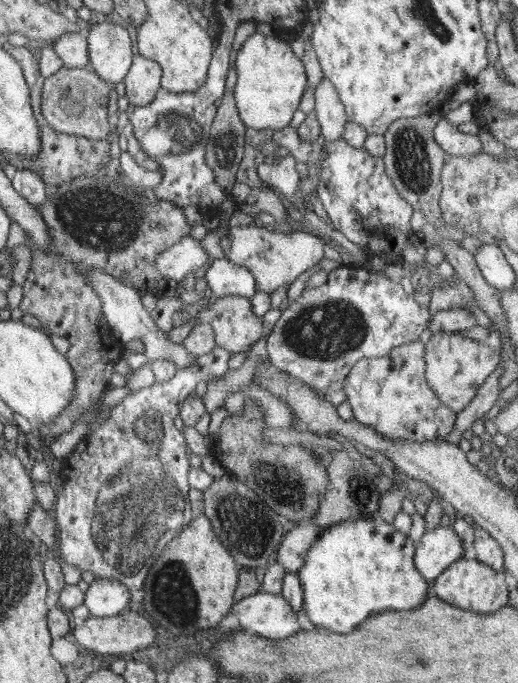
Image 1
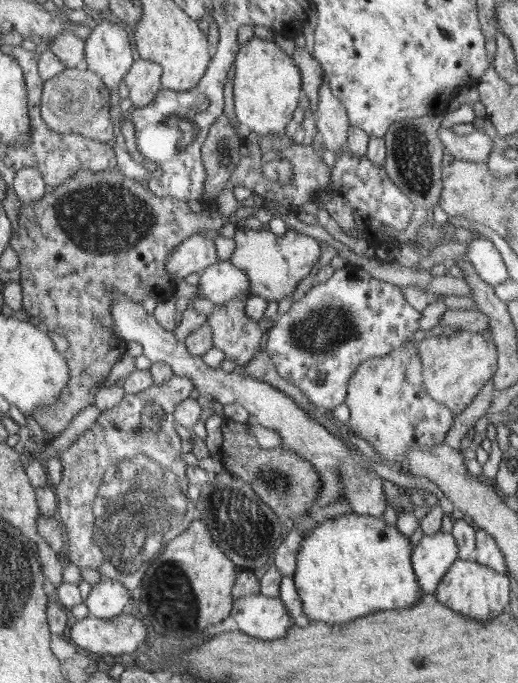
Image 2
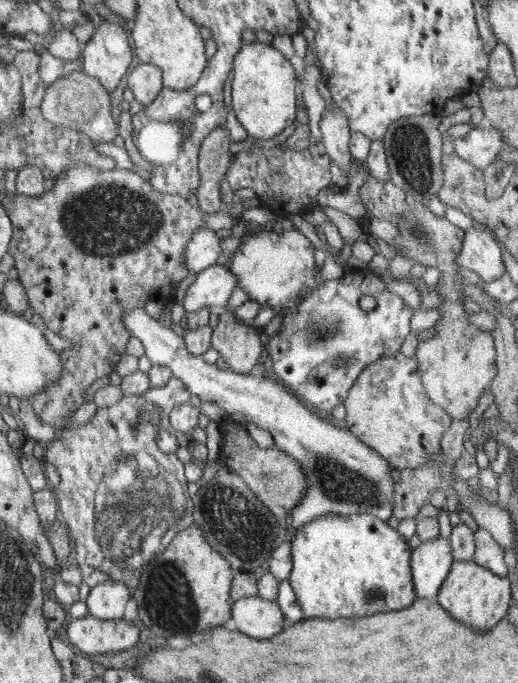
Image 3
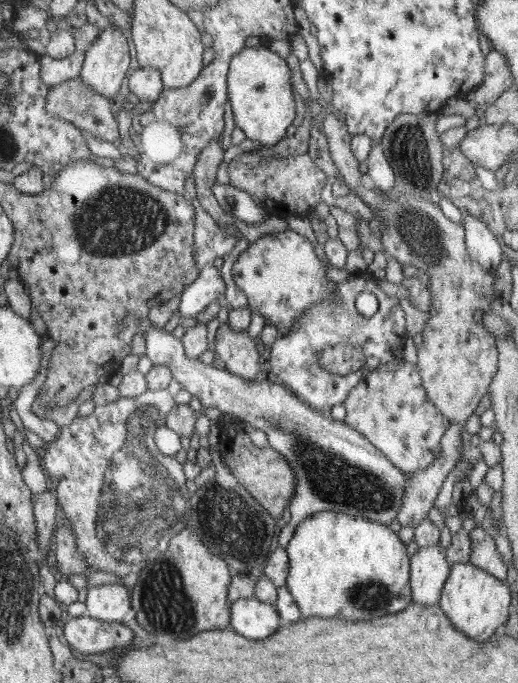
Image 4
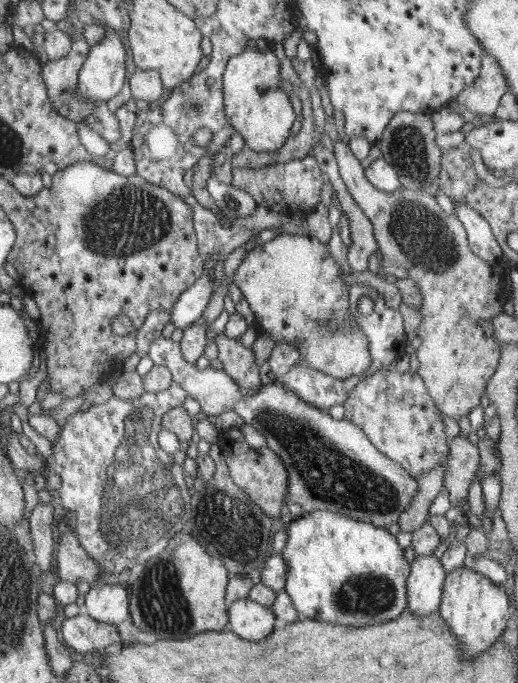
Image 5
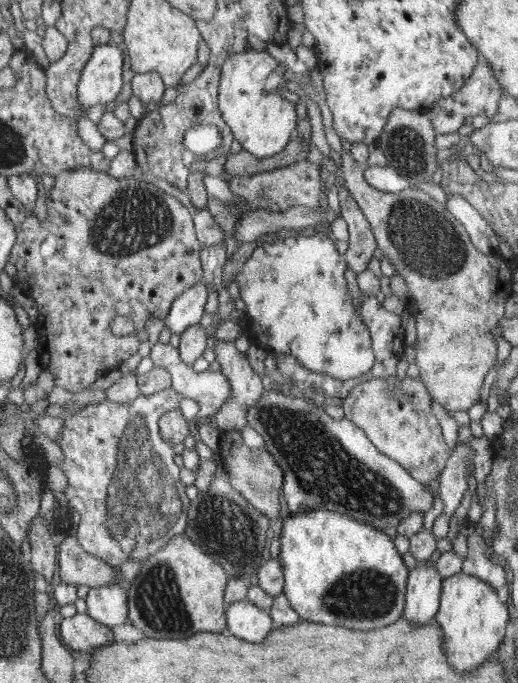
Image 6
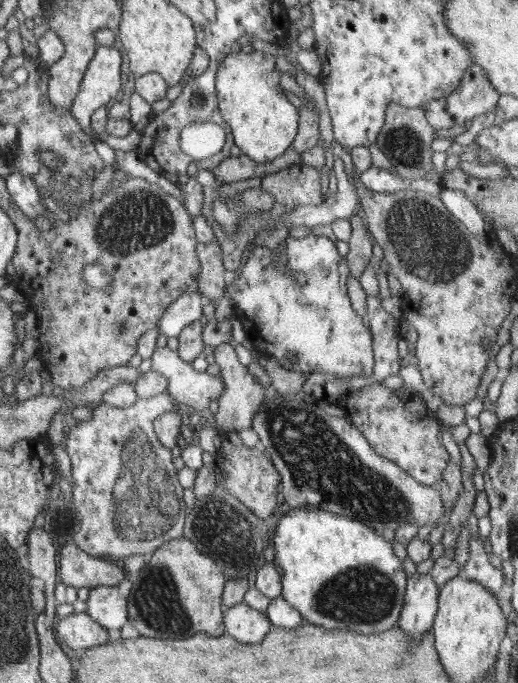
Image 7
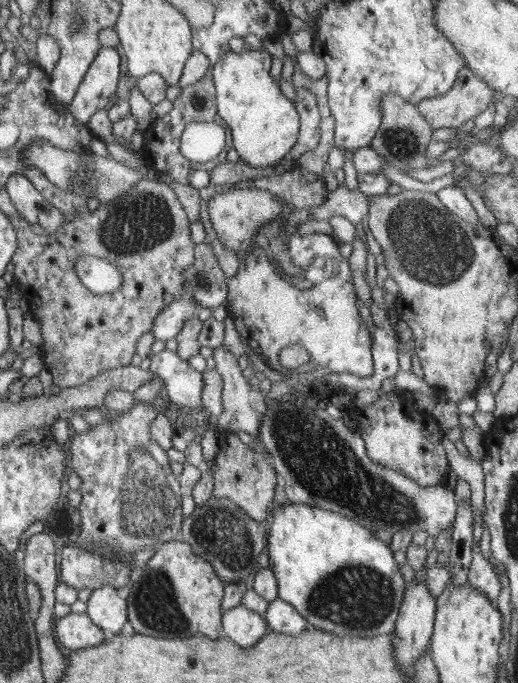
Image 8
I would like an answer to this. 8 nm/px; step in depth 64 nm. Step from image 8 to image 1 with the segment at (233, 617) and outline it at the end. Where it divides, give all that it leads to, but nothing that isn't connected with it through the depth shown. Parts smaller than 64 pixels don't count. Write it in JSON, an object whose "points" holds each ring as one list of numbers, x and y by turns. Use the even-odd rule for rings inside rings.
{"points":[[261,590,238,601,234,606,241,631,271,639,283,639,300,630,293,606,281,594]]}

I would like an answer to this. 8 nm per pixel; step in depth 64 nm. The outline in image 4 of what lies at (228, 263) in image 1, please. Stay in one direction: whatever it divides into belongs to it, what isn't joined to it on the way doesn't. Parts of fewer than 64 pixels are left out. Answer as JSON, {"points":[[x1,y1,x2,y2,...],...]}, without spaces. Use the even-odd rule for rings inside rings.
{"points":[[213,264,202,267,200,276,181,293,181,301,177,308,181,314,180,324,192,324,196,316,214,302,218,302,221,307,224,305,231,311,232,307,225,300,224,292,226,292,226,282,222,278,220,269]]}

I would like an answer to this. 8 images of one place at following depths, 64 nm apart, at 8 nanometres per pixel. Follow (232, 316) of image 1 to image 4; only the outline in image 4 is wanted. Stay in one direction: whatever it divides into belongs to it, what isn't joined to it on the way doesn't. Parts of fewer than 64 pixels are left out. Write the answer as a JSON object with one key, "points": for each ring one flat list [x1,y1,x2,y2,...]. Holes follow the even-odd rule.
{"points":[[227,321,218,328,214,344,217,356,232,374,249,381,260,378,260,350,256,339,251,338,246,329,236,332]]}

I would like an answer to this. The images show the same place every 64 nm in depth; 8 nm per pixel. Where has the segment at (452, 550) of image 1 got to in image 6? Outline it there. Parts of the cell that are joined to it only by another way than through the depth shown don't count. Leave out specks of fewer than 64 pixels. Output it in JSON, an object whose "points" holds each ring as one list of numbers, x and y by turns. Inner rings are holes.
{"points":[[424,563,411,570,406,592,405,619,413,625,425,625,440,612,439,602,444,579,435,564]]}

